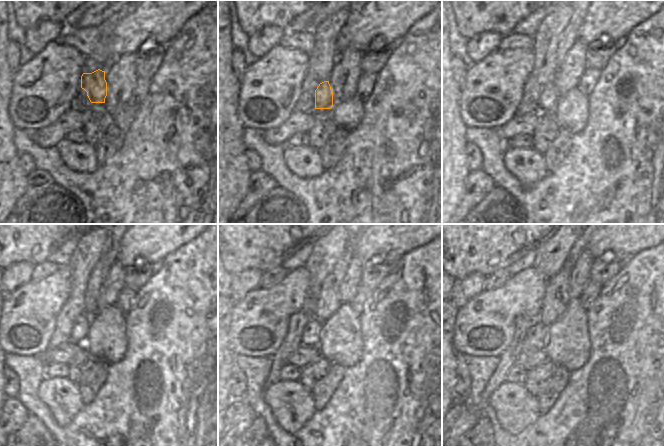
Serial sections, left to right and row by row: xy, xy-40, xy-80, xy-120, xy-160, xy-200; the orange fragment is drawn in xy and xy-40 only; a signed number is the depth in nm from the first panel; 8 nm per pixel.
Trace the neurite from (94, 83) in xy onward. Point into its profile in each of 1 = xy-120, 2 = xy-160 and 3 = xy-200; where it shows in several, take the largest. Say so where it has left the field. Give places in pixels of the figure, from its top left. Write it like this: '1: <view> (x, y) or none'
1: xy-120 (90, 334)
2: xy-160 (310, 338)
3: xy-200 (535, 339)

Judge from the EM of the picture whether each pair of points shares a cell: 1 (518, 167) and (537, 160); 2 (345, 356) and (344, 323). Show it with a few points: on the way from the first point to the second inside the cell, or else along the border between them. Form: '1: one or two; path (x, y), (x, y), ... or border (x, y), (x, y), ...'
1: one; path (523, 164), (532, 163)
2: one; path (344, 348), (344, 331)

